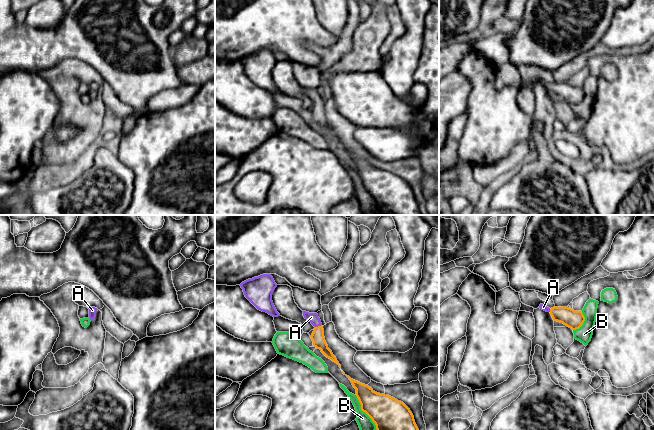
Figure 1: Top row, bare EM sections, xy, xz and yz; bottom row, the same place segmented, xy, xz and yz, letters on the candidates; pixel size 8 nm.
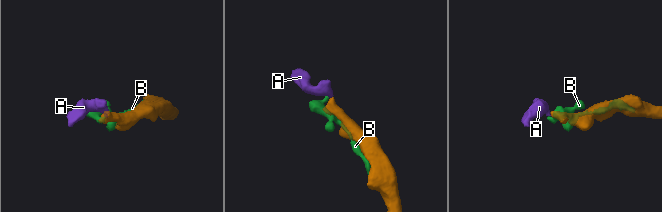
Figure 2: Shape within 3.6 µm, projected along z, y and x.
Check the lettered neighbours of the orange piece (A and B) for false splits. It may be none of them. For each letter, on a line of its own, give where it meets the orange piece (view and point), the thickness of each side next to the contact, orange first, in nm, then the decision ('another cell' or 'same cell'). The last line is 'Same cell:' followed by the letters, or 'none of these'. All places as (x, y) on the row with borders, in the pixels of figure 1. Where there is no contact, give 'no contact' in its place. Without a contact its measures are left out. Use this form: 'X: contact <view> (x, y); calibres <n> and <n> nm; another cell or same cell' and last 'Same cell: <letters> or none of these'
A: contact xz (318, 326); calibres 100 and 80 nm; same cell
B: contact xz (363, 411); calibres 260 and 110 nm; another cell
Same cell: A

